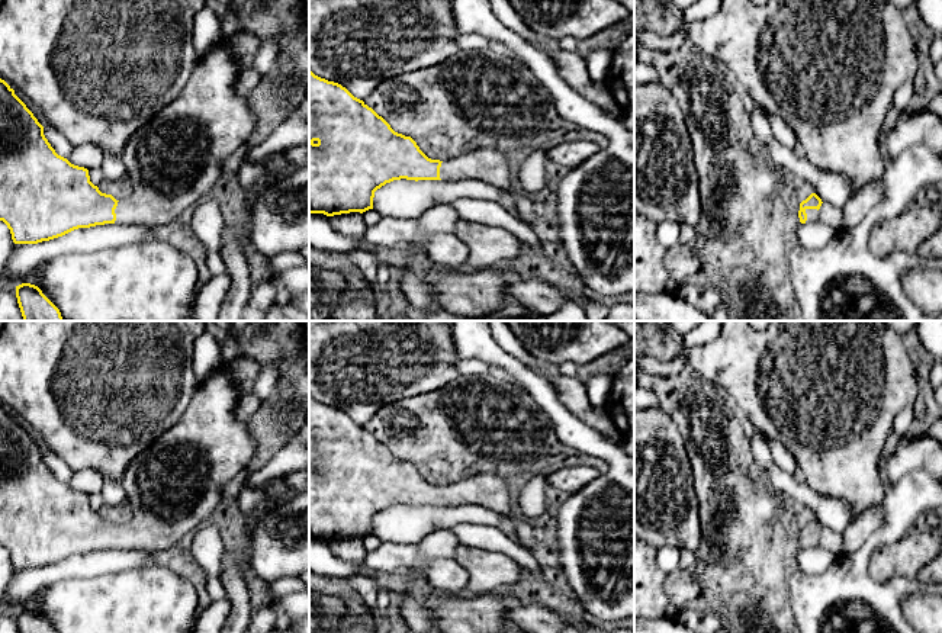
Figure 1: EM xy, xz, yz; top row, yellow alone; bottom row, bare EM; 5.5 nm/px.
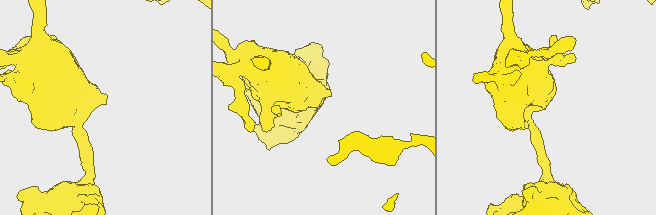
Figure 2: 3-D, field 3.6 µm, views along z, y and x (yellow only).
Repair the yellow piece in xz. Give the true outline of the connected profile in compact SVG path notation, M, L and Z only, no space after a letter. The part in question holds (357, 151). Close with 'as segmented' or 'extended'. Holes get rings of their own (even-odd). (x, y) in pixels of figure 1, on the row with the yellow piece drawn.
M309 71L309 213L327 216L373 209L374 192L393 180L482 180L505 192L511 190L509 157L496 148L476 148L449 161L428 158L411 136L395 132L363 100L345 87Z; extended

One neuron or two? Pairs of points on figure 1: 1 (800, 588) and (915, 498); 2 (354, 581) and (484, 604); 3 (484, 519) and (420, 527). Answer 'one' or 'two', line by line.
1: one
2: two
3: one

